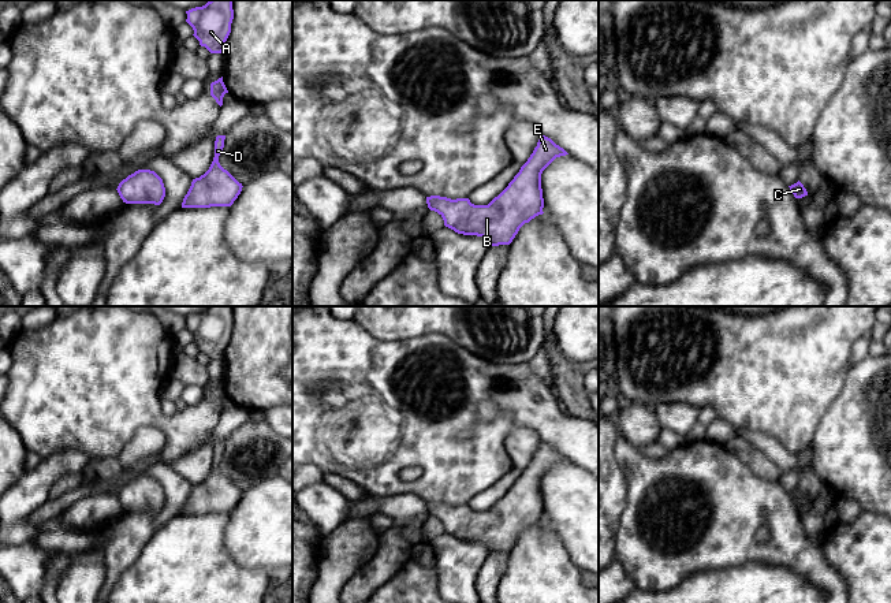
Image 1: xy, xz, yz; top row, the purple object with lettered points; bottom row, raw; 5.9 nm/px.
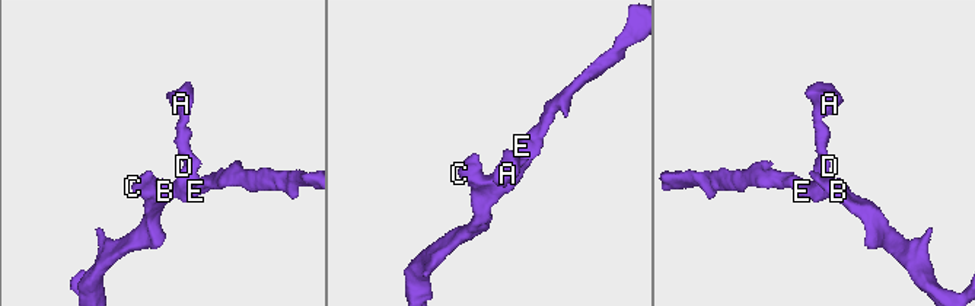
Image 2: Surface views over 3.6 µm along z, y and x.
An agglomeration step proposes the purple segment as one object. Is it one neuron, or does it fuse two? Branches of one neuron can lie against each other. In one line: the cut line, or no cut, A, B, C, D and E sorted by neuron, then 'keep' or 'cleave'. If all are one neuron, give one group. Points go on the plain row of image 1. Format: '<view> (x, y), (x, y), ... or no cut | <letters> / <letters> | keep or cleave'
no cut | A B C D E | keep

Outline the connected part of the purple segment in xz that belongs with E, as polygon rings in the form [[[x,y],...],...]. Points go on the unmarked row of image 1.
[[[541,442],[537,453],[519,479],[488,511],[474,511],[469,505],[451,506],[430,502],[426,503],[428,514],[437,518],[443,524],[444,532],[458,540],[482,543],[489,552],[510,551],[525,529],[544,520],[541,480],[556,464],[566,461],[568,459],[563,454],[556,451],[551,444]]]

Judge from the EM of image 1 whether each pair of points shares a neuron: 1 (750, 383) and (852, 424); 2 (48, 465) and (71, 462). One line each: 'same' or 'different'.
1: different
2: same

